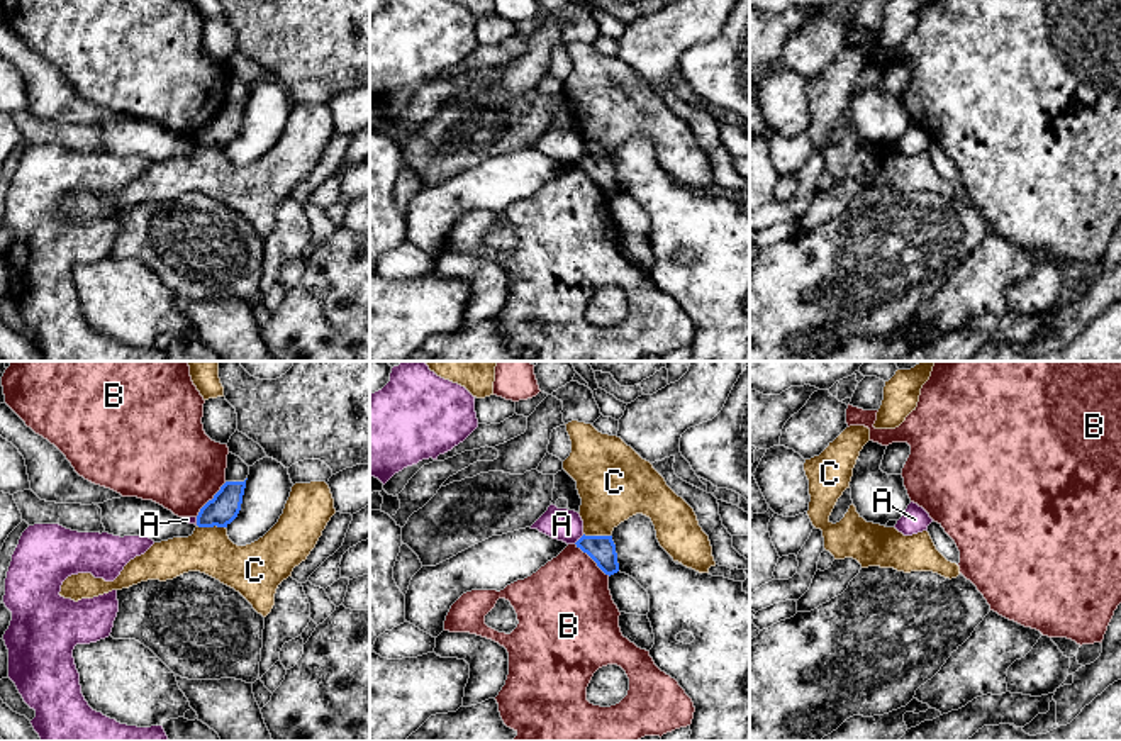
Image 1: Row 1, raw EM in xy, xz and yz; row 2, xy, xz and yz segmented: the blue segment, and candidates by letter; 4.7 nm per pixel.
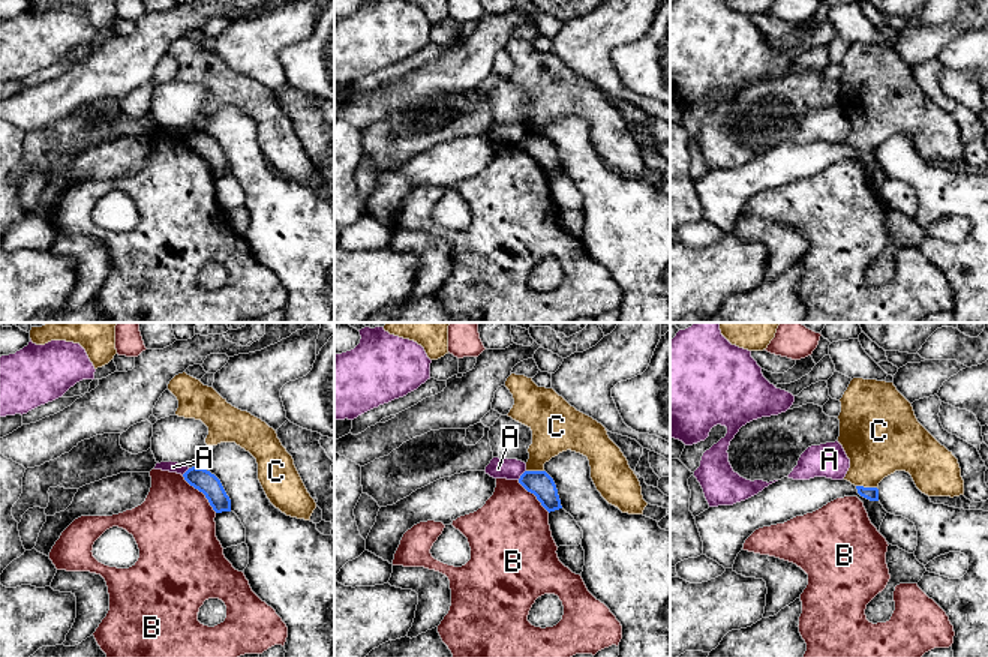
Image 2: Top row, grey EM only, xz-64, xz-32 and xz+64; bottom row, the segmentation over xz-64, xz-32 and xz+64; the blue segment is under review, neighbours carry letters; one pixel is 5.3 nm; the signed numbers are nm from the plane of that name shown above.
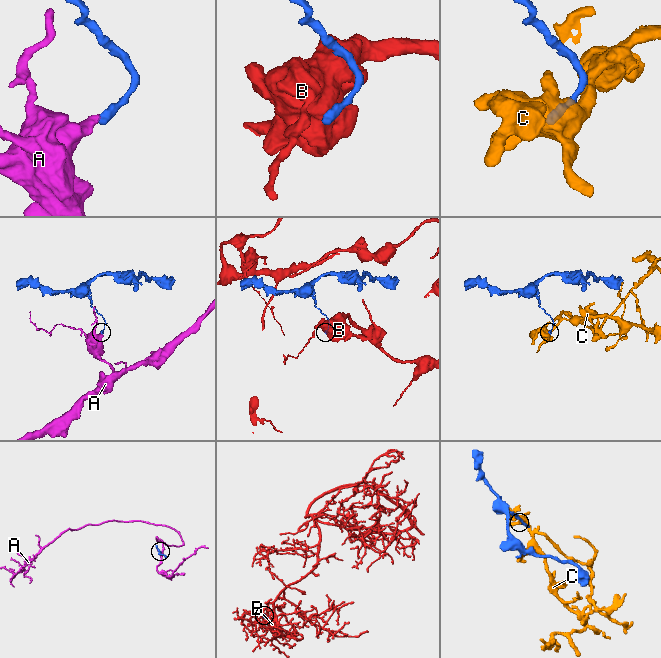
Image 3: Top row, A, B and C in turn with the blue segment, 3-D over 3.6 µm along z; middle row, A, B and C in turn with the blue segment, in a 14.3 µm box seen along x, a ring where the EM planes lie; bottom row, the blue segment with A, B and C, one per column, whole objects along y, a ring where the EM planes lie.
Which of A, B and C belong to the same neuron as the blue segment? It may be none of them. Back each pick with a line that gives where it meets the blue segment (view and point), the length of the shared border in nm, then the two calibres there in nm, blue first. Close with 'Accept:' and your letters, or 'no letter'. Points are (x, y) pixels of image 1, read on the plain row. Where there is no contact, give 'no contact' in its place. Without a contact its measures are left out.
Accept: no letter

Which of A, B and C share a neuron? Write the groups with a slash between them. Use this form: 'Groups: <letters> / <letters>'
Groups: A / B / C

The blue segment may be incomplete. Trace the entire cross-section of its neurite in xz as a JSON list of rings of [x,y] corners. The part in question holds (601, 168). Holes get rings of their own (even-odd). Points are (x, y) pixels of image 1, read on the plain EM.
[[[582,156],[577,163],[583,173],[587,173],[605,195],[619,192],[616,164],[612,156]]]

